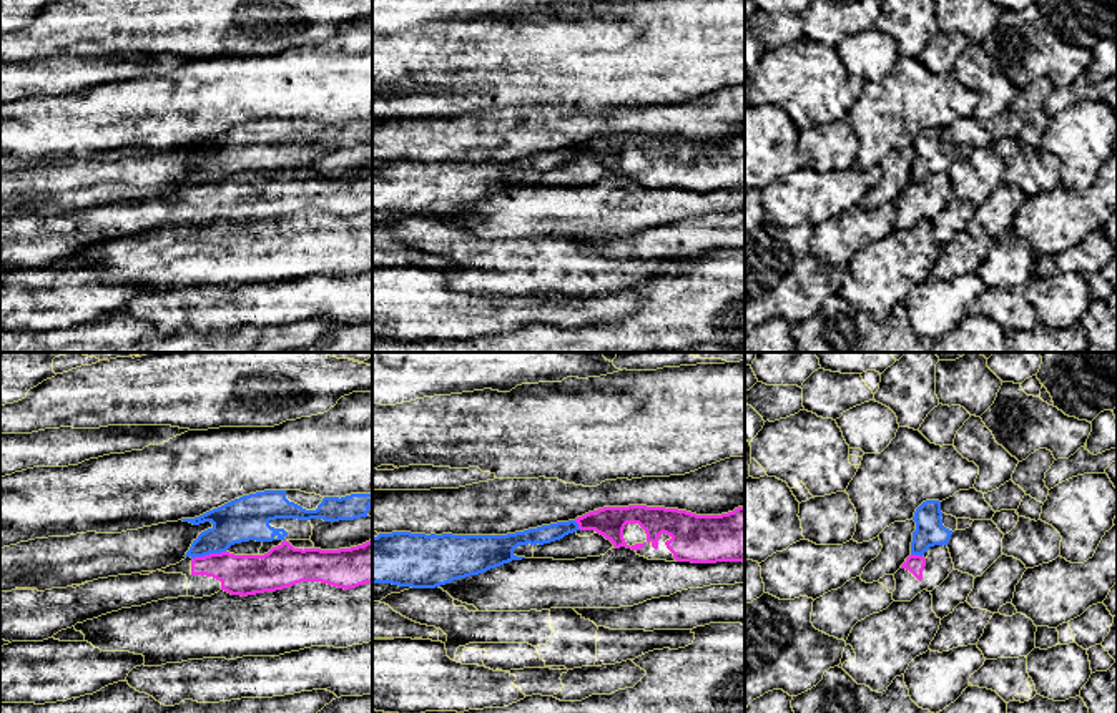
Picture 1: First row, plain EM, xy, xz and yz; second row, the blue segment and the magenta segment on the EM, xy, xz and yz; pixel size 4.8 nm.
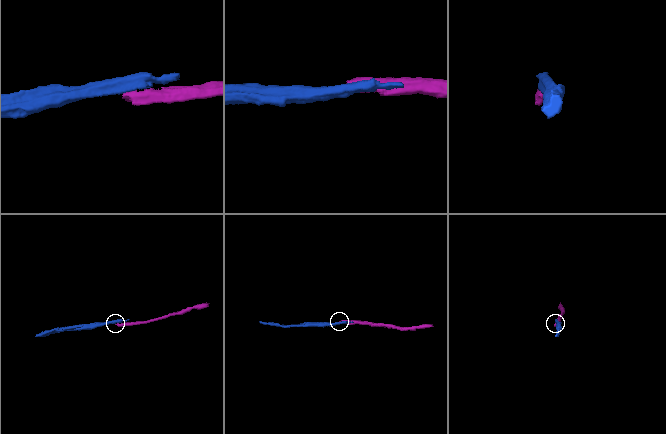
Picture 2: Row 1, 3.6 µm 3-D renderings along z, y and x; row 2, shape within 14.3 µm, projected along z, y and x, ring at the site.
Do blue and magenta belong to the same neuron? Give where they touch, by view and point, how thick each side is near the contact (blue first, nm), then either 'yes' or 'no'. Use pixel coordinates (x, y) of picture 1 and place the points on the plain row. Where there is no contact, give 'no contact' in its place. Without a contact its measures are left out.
meets blue in xy at (208, 181); 220 nm thick on the blue side, 190 nm on the other; no

